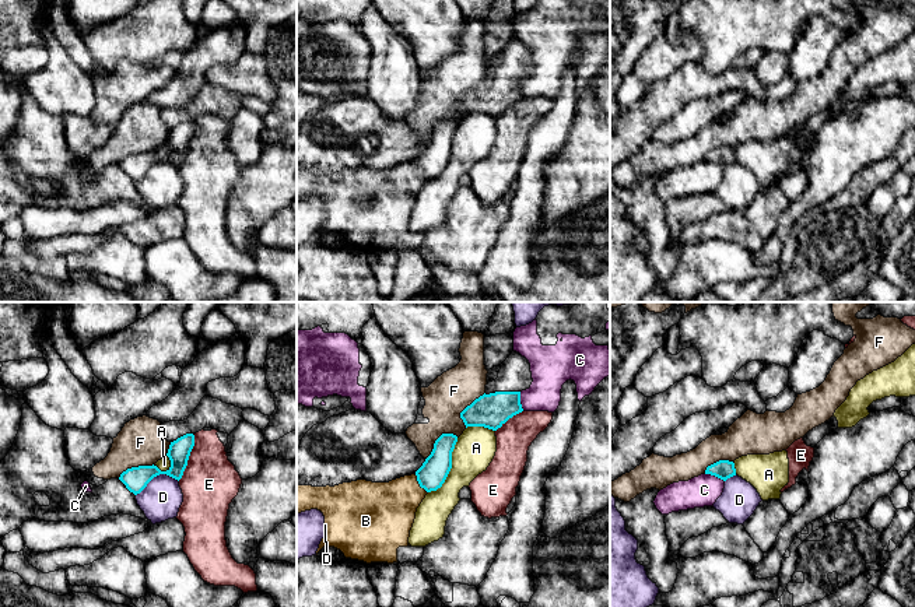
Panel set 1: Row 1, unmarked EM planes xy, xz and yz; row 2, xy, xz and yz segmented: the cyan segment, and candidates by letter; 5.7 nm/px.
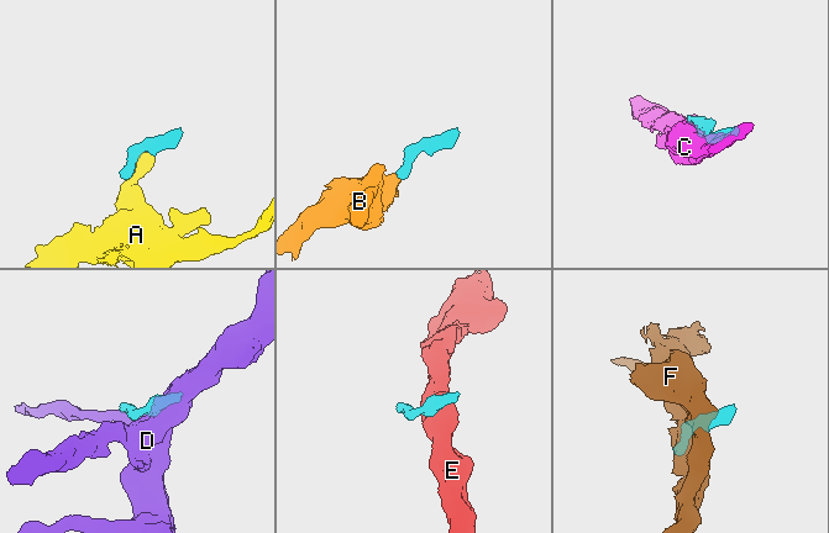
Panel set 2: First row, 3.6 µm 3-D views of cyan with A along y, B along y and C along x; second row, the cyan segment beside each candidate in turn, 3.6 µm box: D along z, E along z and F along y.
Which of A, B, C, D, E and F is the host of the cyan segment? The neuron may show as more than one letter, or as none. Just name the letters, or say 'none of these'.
B

